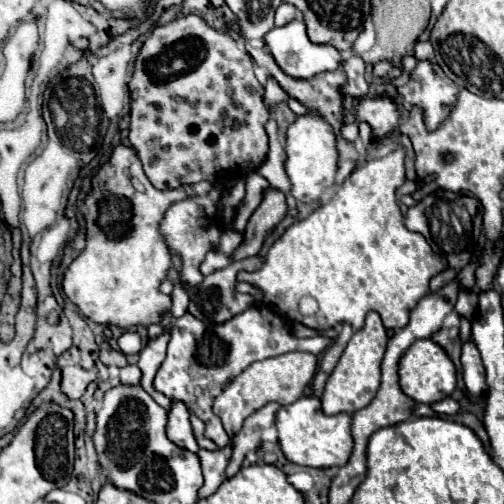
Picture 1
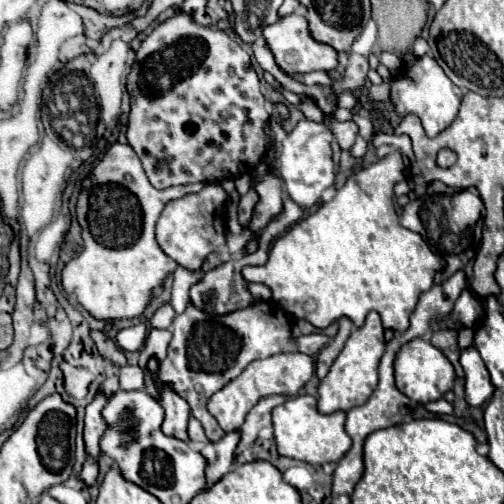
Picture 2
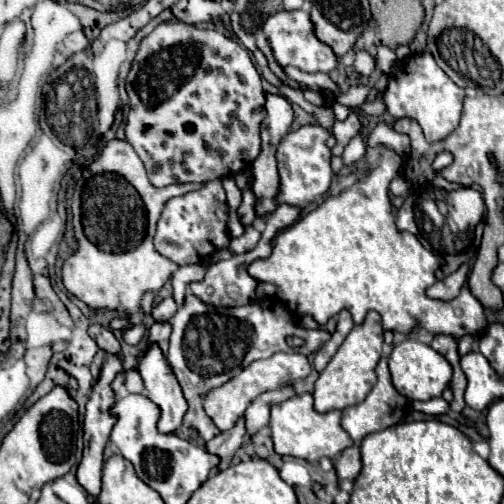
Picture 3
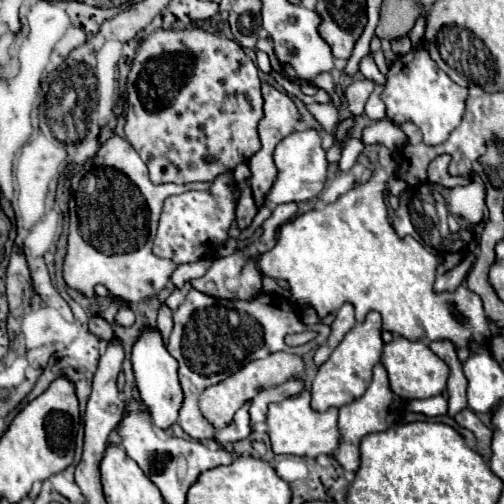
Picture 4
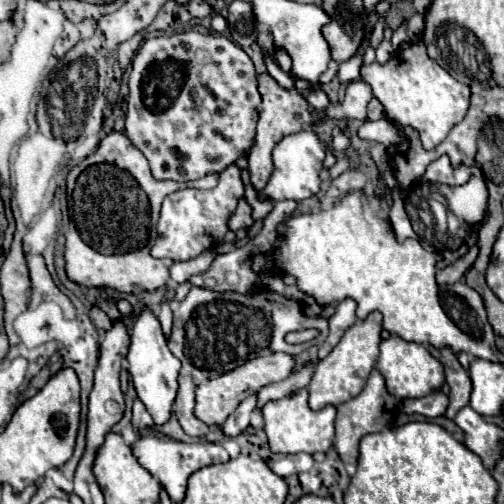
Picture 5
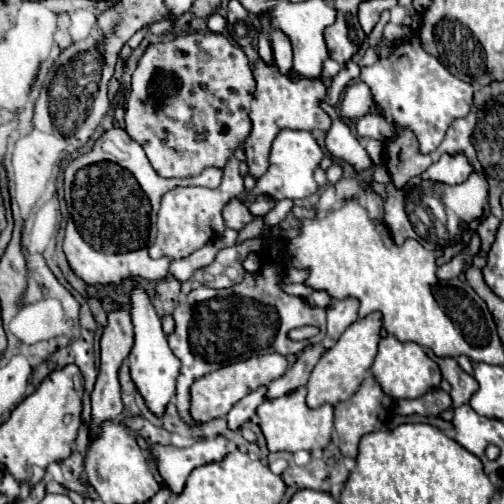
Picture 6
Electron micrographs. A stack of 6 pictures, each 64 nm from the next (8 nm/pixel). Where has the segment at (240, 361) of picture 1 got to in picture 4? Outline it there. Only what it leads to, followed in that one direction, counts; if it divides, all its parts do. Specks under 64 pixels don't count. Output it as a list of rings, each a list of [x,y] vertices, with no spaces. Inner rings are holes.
[[[192,288],[172,318],[174,318],[174,330],[168,340],[168,352],[178,362],[178,376],[184,390],[184,408],[180,408],[178,424],[194,440],[212,438],[216,432],[216,428],[202,416],[198,408],[198,394],[204,388],[226,380],[228,376],[244,368],[248,362],[266,358],[268,354],[280,350],[302,356],[324,344],[326,338],[330,336],[330,328],[322,322],[316,326],[302,324],[292,304],[286,298],[274,294],[272,296],[260,294],[252,300],[216,300]],[[304,330],[312,330],[318,336],[312,342],[298,348],[286,346],[284,342],[286,334],[304,332]]]

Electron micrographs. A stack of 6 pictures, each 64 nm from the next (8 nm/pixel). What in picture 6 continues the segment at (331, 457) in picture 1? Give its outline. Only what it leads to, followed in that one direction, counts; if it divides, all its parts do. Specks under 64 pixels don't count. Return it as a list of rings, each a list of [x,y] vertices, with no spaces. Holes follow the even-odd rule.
[[[298,388],[282,398],[276,400],[266,400],[258,406],[258,416],[260,416],[260,428],[262,434],[266,436],[268,450],[270,452],[298,452],[306,450],[312,452],[316,448],[326,448],[332,440],[332,418],[334,418],[334,408],[330,404],[324,404],[316,410],[306,406],[306,388]]]

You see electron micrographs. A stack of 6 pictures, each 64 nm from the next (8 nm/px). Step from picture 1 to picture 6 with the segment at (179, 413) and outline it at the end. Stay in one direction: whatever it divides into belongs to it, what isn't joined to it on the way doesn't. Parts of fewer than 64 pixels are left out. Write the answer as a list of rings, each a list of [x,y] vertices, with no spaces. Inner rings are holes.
[[[136,286],[132,290],[130,300],[132,300],[132,326],[134,326],[134,346],[128,356],[130,376],[132,376],[132,382],[136,384],[138,394],[144,398],[148,410],[160,418],[176,392],[176,376],[180,370],[180,360],[168,348],[160,318],[154,312],[154,306],[146,296],[146,292],[140,286]]]

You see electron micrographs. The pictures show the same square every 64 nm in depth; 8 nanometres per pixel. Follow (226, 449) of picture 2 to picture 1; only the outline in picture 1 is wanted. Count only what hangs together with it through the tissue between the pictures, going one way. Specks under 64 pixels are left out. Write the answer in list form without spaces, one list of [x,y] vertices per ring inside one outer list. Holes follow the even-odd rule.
[[[204,448],[198,450],[202,474],[204,474],[204,486],[198,490],[198,498],[206,498],[218,490],[218,486],[224,482],[224,468],[228,466],[228,448],[208,452]]]

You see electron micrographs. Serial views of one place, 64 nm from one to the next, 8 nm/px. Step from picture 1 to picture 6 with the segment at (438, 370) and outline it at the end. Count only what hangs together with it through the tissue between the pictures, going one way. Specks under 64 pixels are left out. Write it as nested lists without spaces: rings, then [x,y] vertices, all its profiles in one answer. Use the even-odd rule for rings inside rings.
[[[386,336],[380,340],[378,356],[374,358],[374,364],[370,370],[378,378],[382,390],[388,396],[392,396],[394,400],[420,398],[428,390],[438,388],[438,384],[442,382],[442,374],[440,374],[438,364],[422,350],[422,346],[418,346],[414,342],[400,342],[396,336]]]

